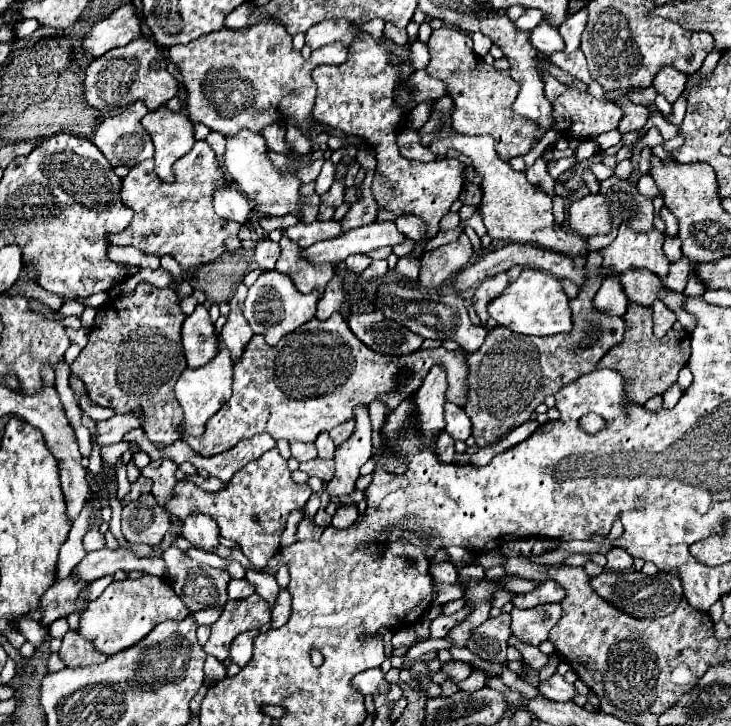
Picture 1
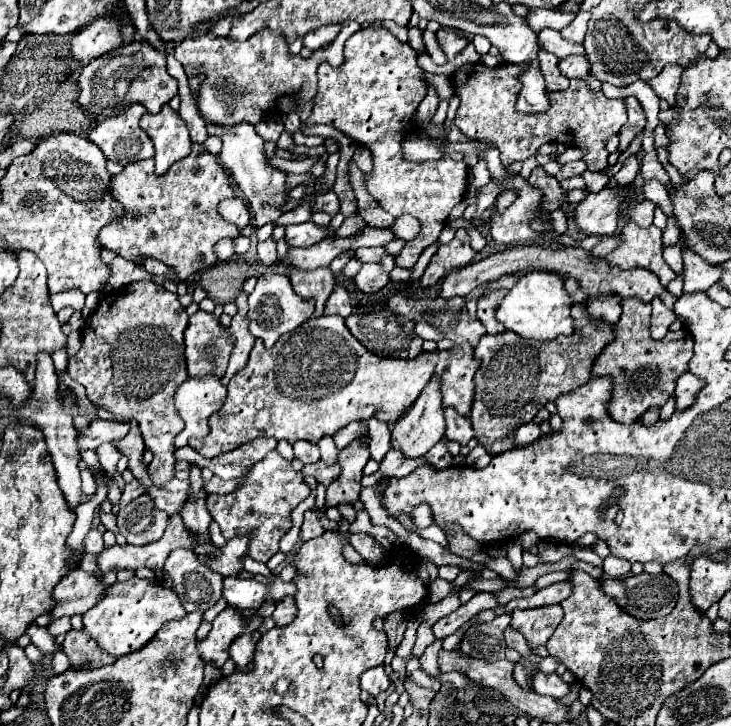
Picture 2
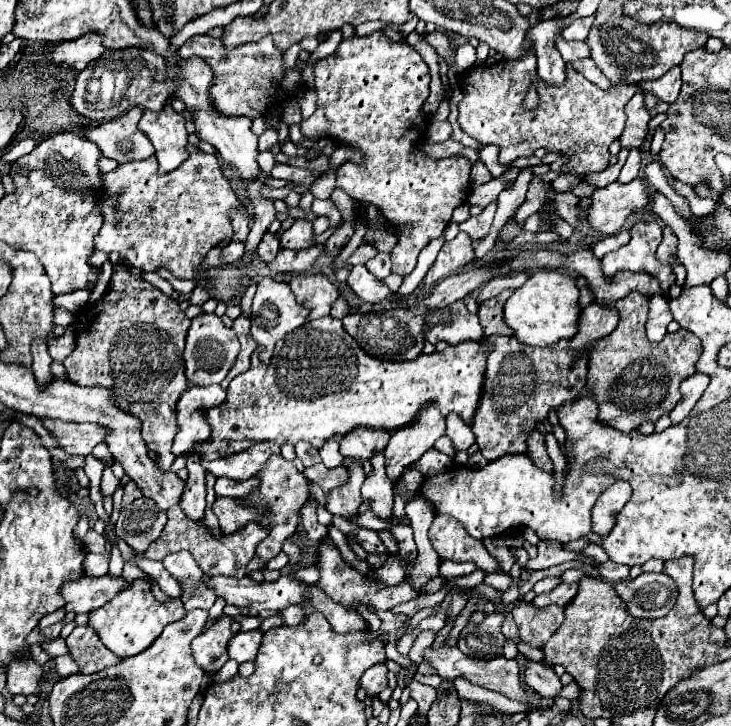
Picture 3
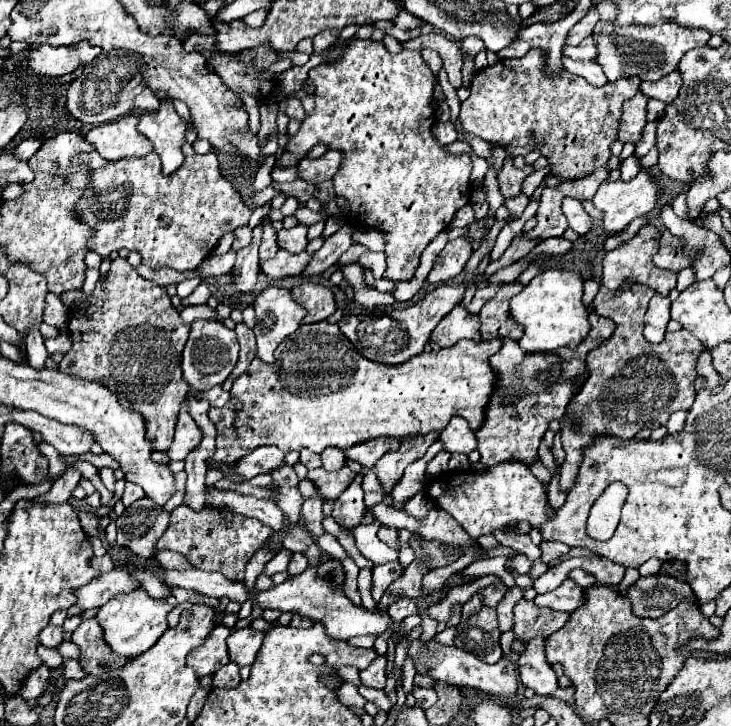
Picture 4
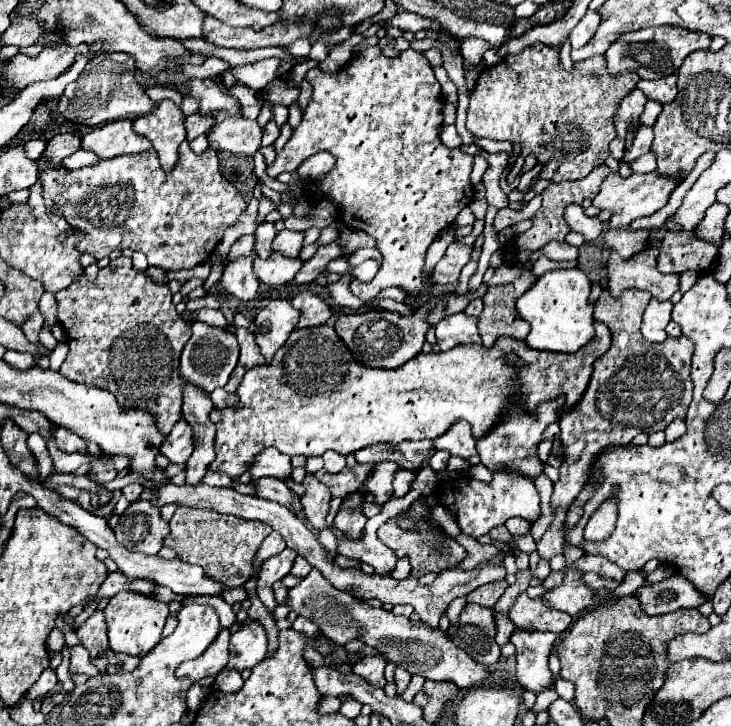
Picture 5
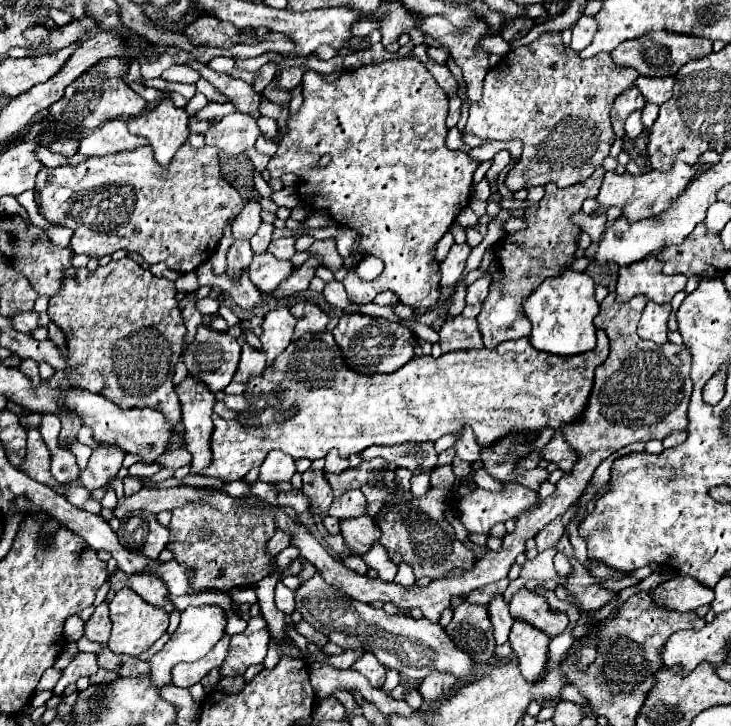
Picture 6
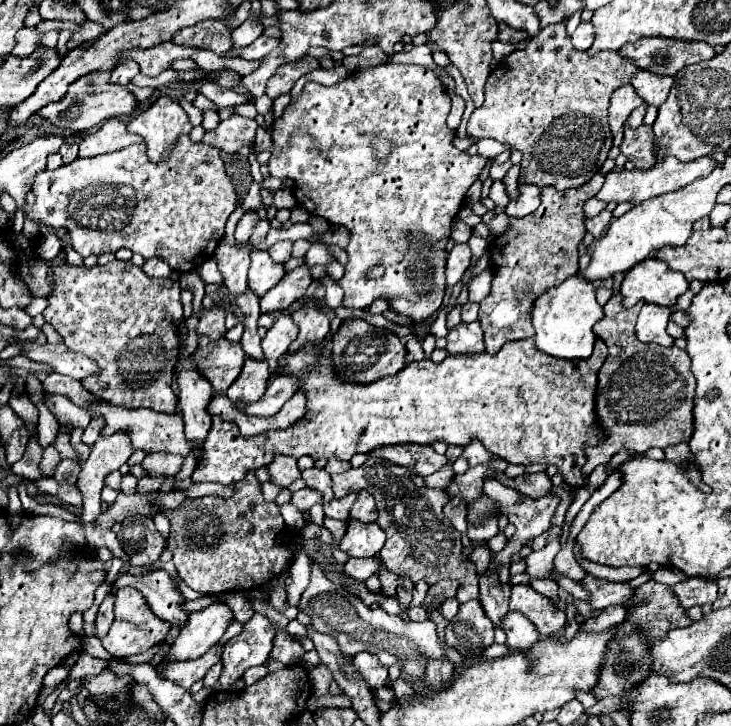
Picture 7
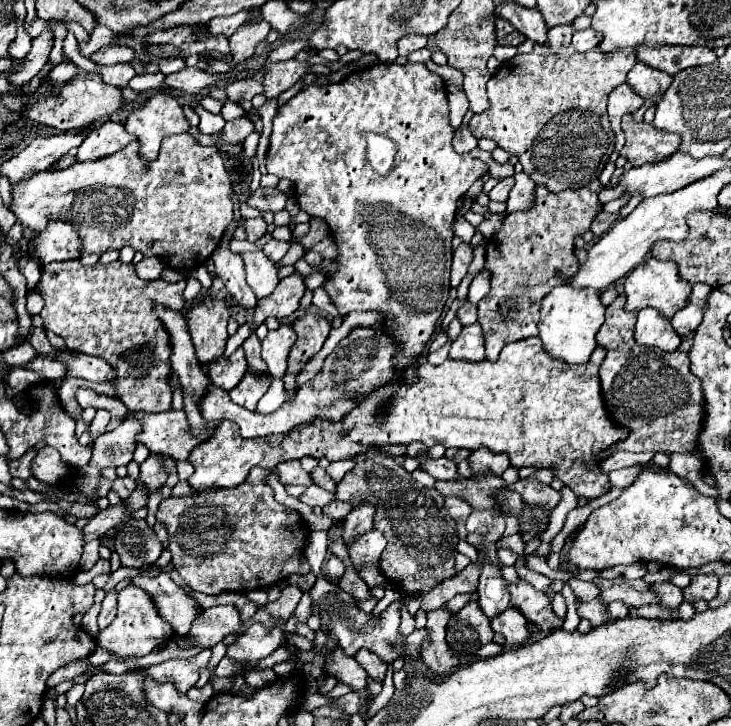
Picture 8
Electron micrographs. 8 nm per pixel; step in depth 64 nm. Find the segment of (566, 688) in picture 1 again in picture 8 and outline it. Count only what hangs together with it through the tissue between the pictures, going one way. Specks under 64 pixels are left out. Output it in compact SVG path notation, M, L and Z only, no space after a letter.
M508 608L500 616L492 618L492 630L504 634L506 644L510 648L516 648L520 644L528 644L532 638L530 628L528 628L528 620L516 608Z

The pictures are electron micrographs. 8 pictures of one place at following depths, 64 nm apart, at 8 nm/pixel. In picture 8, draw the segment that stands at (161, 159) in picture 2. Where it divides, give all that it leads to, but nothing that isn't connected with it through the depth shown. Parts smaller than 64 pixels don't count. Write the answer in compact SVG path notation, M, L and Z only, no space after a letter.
M166 94L152 96L144 106L134 108L124 122L126 130L140 142L140 156L156 160L160 144L166 136L188 132L190 124L176 98Z

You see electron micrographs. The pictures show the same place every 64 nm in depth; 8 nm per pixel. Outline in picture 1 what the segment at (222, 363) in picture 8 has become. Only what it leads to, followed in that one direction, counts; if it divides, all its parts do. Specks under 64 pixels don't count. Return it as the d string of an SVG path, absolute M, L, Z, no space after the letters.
M202 304L182 324L182 346L190 368L200 368L216 356L216 330Z

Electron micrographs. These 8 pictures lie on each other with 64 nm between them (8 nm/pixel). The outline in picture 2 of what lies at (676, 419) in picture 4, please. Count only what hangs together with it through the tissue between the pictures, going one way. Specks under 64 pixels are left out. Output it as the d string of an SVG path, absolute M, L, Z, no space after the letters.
M684 372L678 382L676 382L676 396L678 396L678 404L676 404L676 410L684 410L692 404L692 398L694 398L694 392L702 386L702 380L696 378L694 374L690 372Z

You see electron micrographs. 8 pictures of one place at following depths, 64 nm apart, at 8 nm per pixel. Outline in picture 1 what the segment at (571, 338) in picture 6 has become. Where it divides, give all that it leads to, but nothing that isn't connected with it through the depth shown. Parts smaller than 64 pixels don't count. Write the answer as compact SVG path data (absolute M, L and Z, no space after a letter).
M524 268L522 274L506 286L506 292L488 302L488 312L498 322L498 326L526 336L552 336L572 330L568 296L564 294L558 278L540 270Z

